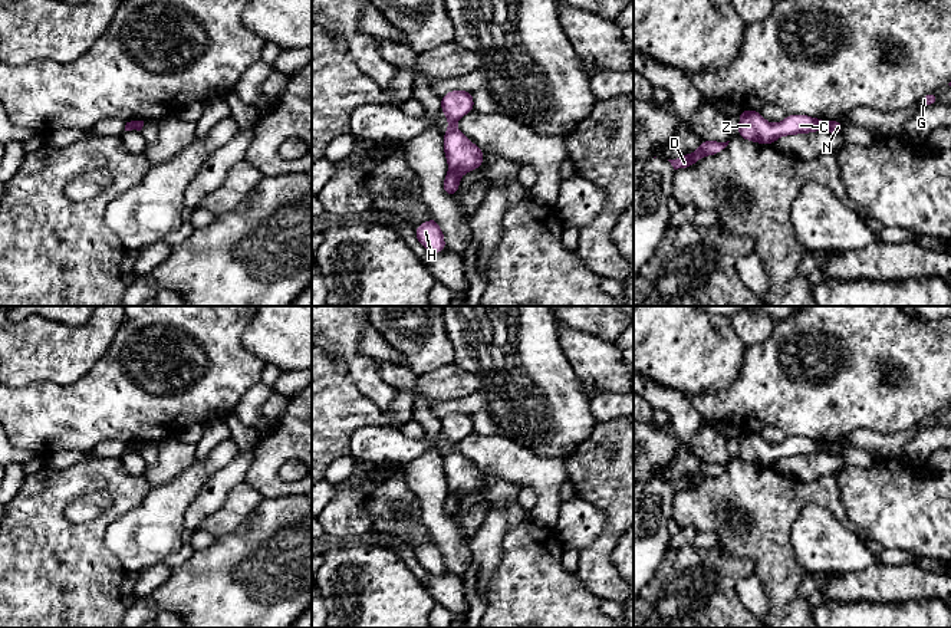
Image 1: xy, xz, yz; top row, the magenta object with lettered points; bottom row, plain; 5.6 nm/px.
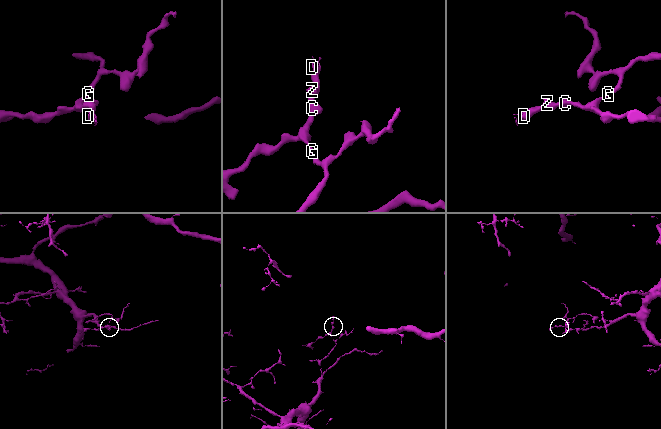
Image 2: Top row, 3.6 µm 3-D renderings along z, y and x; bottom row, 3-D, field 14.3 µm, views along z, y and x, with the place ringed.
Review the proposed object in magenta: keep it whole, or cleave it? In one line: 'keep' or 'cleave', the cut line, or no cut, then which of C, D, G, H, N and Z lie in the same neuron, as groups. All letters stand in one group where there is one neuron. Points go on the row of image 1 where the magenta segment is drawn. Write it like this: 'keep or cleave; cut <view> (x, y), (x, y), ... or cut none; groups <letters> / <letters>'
cleave; cut xz (450, 170), (458, 176); groups C D Z / G H N

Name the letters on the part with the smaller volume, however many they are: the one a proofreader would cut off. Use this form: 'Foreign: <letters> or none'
Foreign: C, D, Z

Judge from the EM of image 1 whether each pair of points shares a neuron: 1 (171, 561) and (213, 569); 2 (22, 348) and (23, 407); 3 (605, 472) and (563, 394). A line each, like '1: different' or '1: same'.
1: different
2: different
3: different

